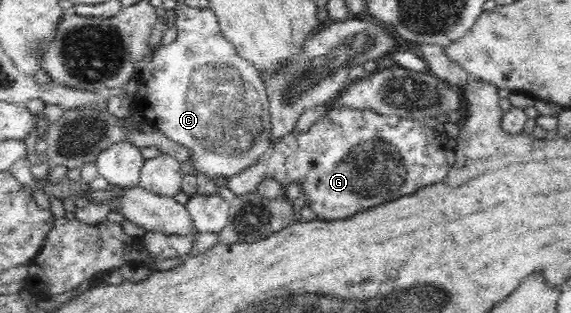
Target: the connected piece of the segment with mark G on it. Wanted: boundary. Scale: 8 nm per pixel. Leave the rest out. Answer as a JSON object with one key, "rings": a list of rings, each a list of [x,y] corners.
{"rings":[[[338,106],[330,108],[307,132],[292,131],[271,143],[260,162],[227,180],[227,188],[238,196],[257,192],[261,183],[269,177],[280,182],[284,188],[292,182],[300,183],[302,197],[306,205],[317,214],[318,219],[339,221],[374,206],[380,206],[388,200],[412,194],[422,186],[436,186],[436,182],[444,180],[450,171],[446,160],[446,152],[450,151],[449,141],[450,137],[444,129],[444,123],[436,117],[407,119],[396,115],[378,114],[374,109]]]}

